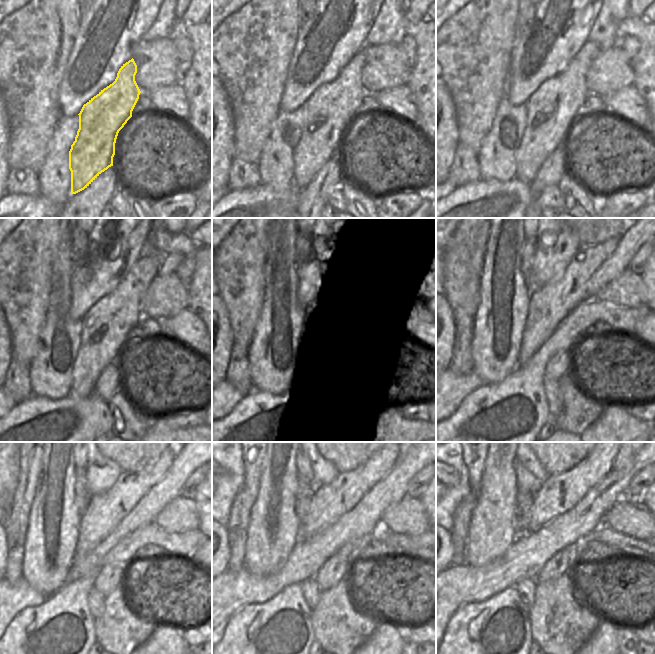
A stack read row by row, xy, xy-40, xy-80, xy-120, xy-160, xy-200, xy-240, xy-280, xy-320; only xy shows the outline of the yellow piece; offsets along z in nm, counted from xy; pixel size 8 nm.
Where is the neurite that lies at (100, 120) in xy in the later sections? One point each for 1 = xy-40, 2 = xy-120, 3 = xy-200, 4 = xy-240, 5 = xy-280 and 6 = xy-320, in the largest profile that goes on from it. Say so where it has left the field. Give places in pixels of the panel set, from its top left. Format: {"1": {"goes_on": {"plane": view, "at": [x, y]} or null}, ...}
{"1": {"goes_on": {"plane": "xy-40", "at": [327, 113]}}, "2": {"goes_on": {"plane": "xy-120", "at": [106, 329]}}, "3": {"goes_on": {"plane": "xy-200", "at": [549, 305]}}, "4": {"goes_on": {"plane": "xy-240", "at": [104, 512]}}, "5": {"goes_on": {"plane": "xy-280", "at": [330, 501]}}, "6": {"goes_on": {"plane": "xy-320", "at": [559, 493]}}}

